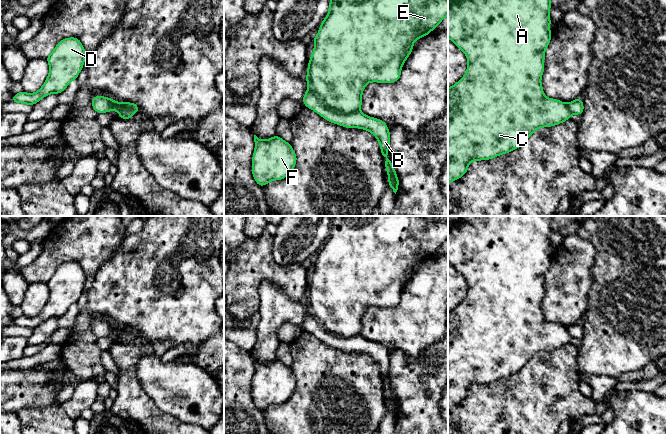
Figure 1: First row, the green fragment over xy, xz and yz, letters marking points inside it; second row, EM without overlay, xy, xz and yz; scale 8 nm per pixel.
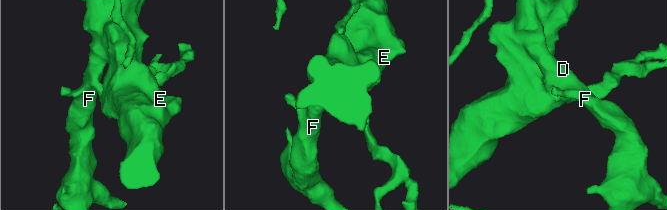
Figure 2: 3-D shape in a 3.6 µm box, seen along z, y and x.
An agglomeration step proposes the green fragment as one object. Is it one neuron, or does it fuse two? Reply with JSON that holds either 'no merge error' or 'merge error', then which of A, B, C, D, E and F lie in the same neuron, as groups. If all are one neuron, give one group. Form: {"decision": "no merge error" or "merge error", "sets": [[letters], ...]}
{"decision": "merge error", "sets": [["A", "C", "E"], ["B", "D", "F"]]}

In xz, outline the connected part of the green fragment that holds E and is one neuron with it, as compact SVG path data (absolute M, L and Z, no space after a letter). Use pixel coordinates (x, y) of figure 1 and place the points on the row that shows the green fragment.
M330 0L329 13L320 24L315 38L314 50L308 62L306 81L307 86L327 107L343 114L353 114L360 111L362 93L370 82L394 83L400 79L401 68L413 50L413 43L427 36L448 15L448 0Z

